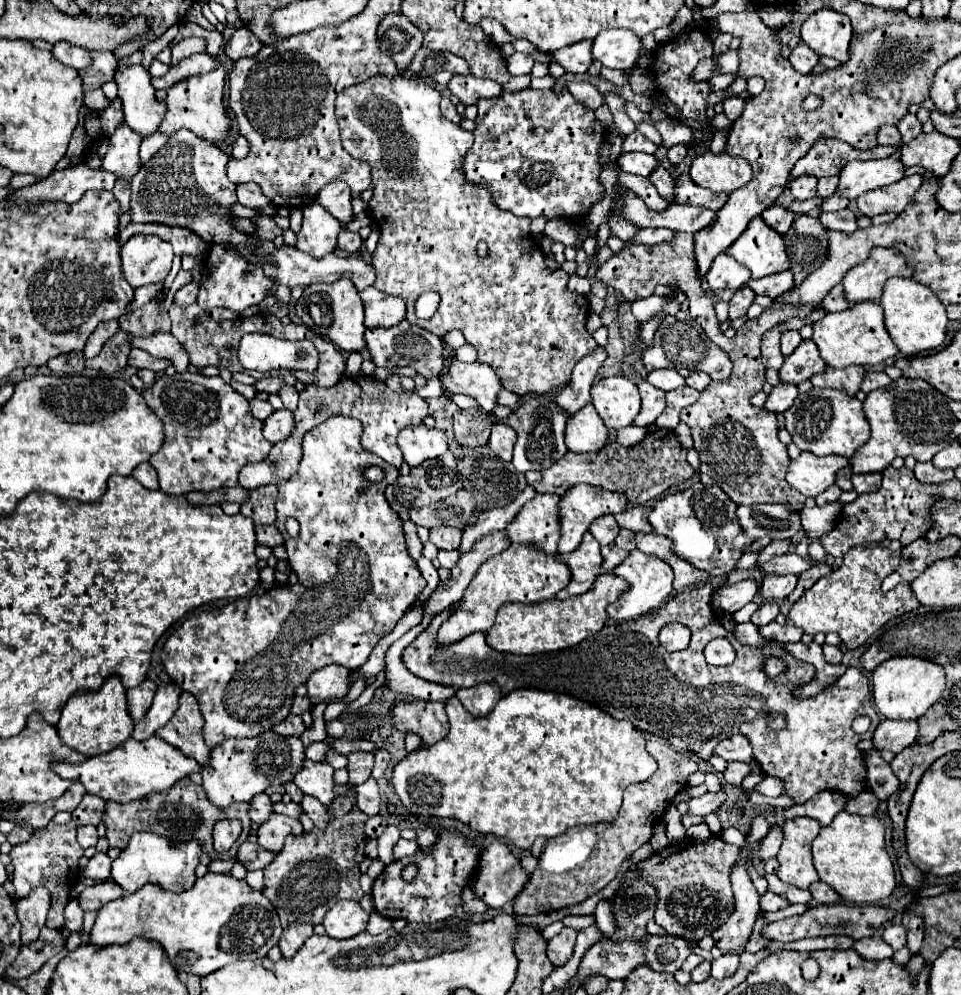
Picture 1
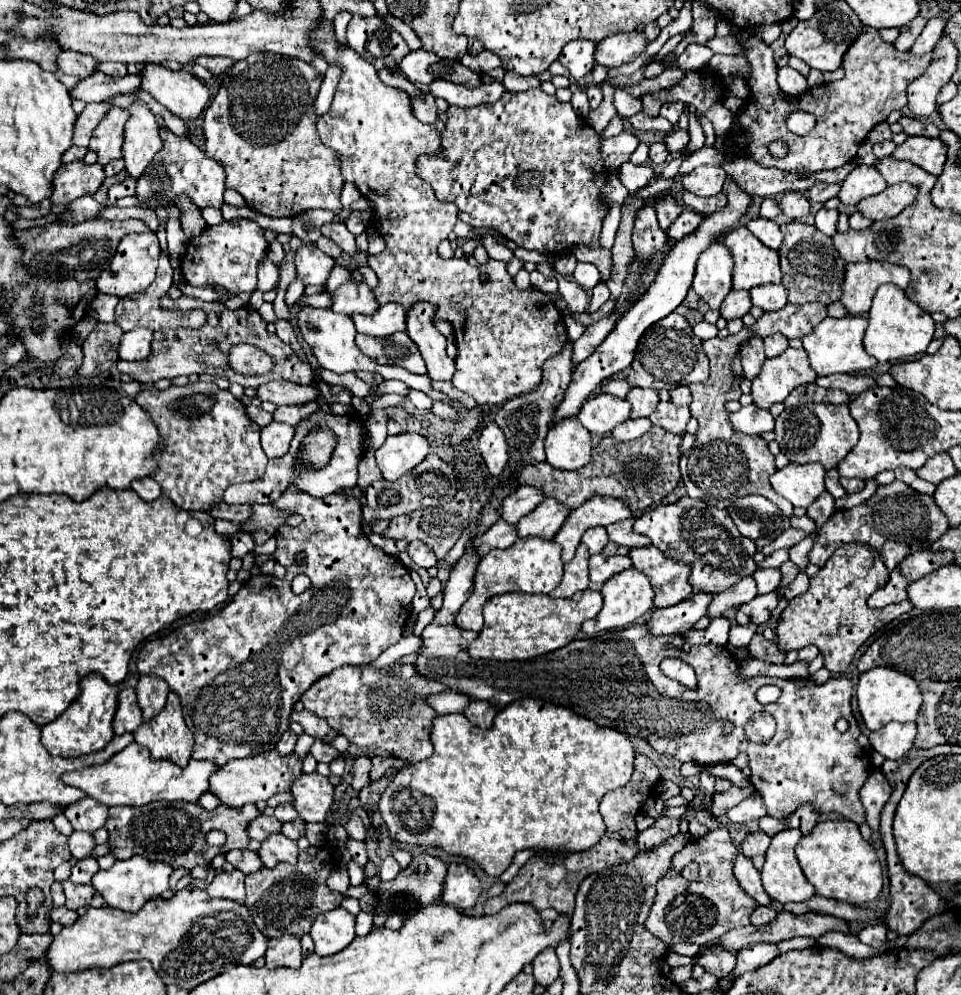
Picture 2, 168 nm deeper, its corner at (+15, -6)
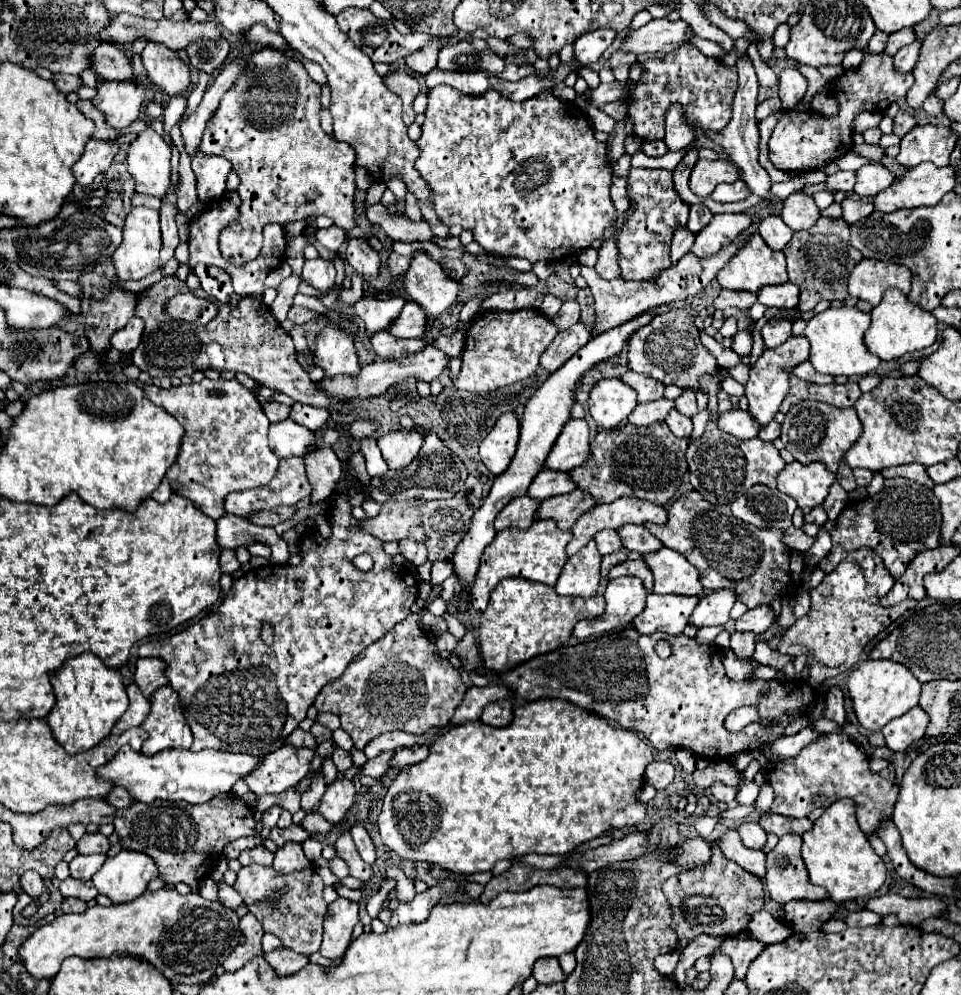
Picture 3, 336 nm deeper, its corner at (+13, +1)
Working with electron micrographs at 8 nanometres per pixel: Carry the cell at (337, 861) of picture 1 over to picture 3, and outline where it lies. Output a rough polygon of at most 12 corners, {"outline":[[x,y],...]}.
{"outline":[[243,866],[235,890],[265,932],[319,950],[327,902],[315,866]]}

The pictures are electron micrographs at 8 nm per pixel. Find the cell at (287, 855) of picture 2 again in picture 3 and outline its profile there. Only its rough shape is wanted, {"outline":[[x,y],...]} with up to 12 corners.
{"outline":[[301,844],[277,848],[273,868],[295,872],[311,866]]}

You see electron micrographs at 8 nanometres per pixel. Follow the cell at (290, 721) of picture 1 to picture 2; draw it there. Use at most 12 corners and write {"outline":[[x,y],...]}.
{"outline":[[289,731],[277,743],[279,755],[289,755],[295,749],[297,735]]}

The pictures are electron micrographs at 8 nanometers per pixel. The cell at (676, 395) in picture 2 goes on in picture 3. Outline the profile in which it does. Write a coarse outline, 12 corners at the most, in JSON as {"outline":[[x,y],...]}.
{"outline":[[683,388],[675,408],[687,416],[697,414],[695,390]]}

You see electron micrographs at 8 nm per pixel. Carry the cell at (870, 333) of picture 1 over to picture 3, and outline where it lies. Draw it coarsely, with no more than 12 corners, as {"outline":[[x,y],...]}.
{"outline":[[827,308],[805,328],[821,374],[861,378],[879,366],[863,334],[871,314]]}

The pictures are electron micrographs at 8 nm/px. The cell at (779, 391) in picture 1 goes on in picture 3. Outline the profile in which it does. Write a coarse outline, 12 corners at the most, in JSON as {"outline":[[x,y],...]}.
{"outline":[[747,410],[721,412],[719,428],[739,438],[755,438],[759,424]]}

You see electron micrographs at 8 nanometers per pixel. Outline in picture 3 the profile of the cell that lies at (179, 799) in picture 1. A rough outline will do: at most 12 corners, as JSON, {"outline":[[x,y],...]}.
{"outline":[[235,794],[119,810],[125,850],[193,892],[227,842],[259,836]]}

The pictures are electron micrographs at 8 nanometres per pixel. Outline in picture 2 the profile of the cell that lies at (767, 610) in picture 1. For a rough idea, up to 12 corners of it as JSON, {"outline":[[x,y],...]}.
{"outline":[[731,627],[729,647],[747,647],[757,627]]}

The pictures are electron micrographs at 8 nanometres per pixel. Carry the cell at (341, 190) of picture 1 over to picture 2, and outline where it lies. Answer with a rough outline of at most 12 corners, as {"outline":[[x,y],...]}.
{"outline":[[343,223],[323,225],[333,239],[347,255],[357,253],[355,237]]}

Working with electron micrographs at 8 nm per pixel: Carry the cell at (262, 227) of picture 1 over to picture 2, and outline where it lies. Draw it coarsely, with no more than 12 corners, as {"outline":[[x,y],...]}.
{"outline":[[249,219],[205,227],[189,241],[189,285],[257,289],[269,249]]}

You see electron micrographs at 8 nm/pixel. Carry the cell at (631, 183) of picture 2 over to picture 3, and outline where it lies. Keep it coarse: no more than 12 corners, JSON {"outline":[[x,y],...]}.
{"outline":[[631,168],[619,236],[625,280],[671,266],[689,206],[669,170]]}

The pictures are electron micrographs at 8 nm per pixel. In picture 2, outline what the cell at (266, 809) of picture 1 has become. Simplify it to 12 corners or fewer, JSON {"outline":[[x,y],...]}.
{"outline":[[259,815],[249,825],[249,837],[265,841],[281,833],[275,817]]}

